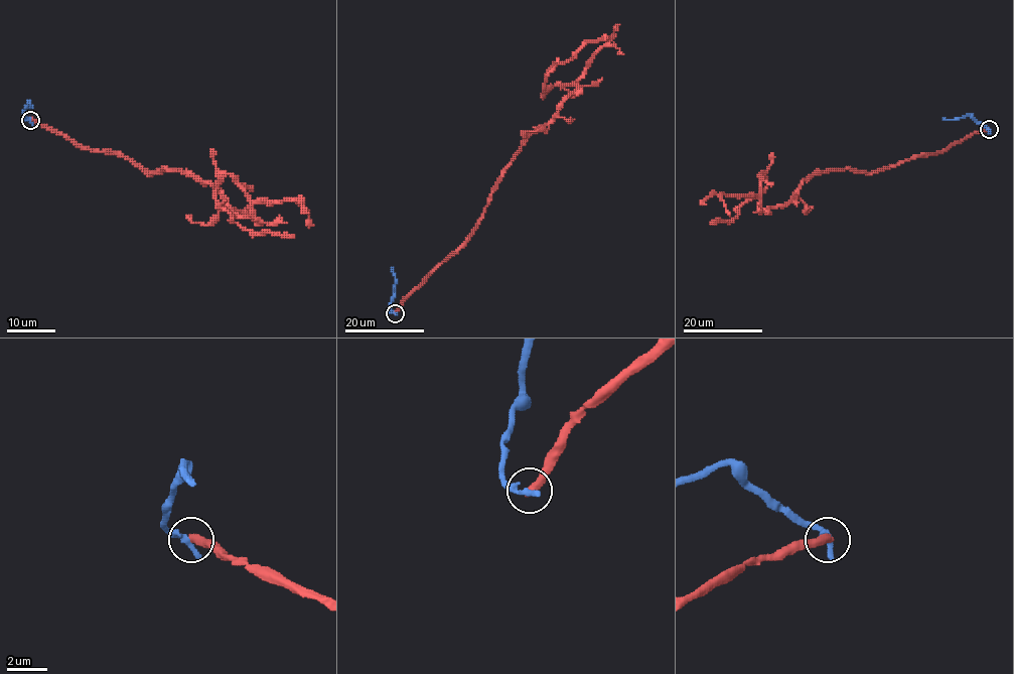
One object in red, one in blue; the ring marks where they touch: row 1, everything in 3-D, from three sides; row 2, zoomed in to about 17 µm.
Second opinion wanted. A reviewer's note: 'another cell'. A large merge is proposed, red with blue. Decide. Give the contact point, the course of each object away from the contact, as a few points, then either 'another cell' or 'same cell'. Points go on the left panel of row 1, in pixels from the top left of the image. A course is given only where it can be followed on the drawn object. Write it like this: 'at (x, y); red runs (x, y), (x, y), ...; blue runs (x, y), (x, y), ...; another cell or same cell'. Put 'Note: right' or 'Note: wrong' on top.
Note: right
at (30, 120); red runs (30, 119), (147, 173), (190, 172), (256, 220), (228, 174), (215, 199), (231, 219), (293, 237); blue runs (29, 119), (24, 117), (28, 102), (29, 107), (25, 106); another cell

